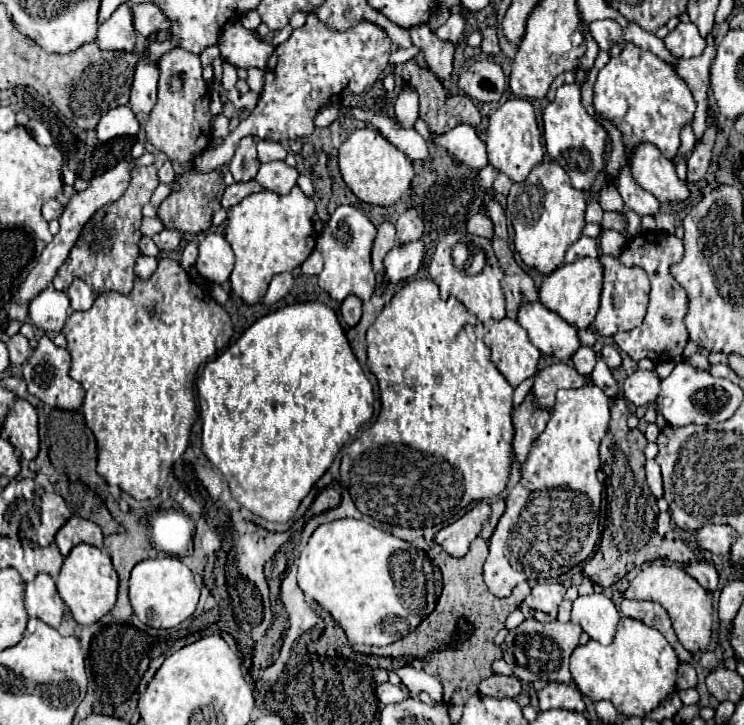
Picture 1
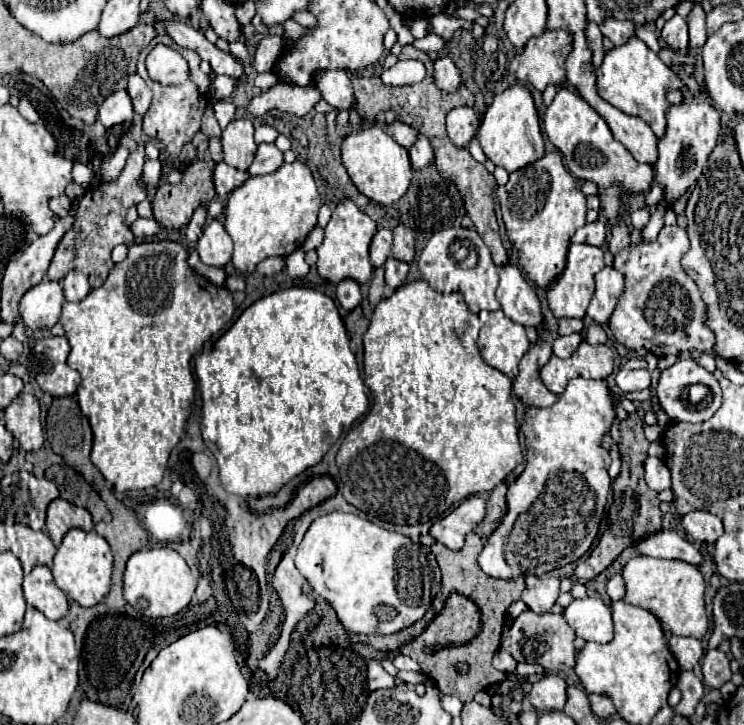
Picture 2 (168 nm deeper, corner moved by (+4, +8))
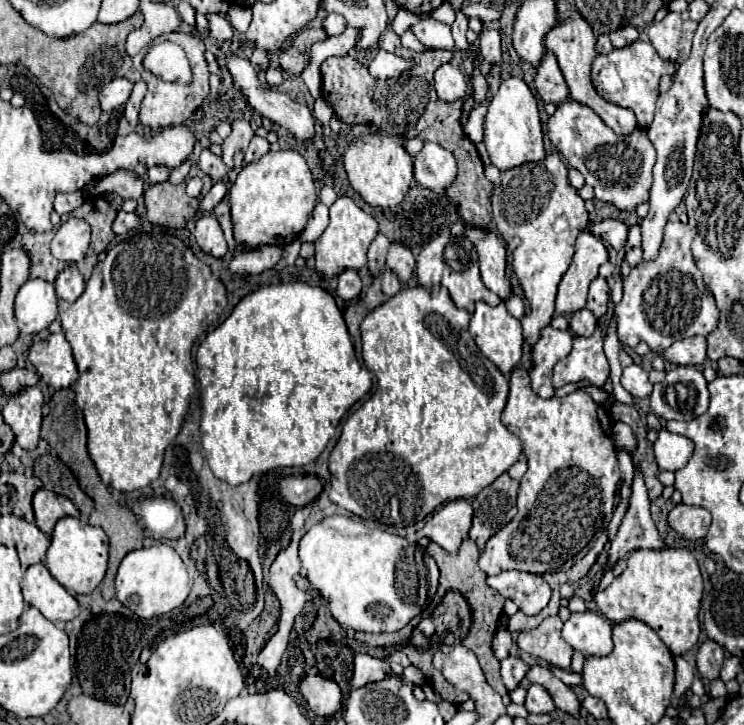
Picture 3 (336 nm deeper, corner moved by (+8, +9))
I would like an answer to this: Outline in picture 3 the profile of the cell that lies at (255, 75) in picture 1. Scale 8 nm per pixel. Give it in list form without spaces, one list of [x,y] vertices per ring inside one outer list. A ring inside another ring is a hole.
[[[206,15],[208,25],[210,25],[210,35],[218,41],[230,41],[234,35],[234,29],[230,25],[230,21],[222,15]]]

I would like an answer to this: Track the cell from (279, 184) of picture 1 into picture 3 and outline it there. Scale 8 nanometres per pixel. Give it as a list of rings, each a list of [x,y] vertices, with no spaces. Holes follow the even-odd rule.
[[[252,137],[252,141],[250,141],[250,147],[248,147],[248,151],[246,151],[246,163],[252,163],[252,161],[256,161],[256,159],[260,159],[264,153],[268,153],[270,151],[270,143],[266,141],[266,139],[262,139],[262,137]]]

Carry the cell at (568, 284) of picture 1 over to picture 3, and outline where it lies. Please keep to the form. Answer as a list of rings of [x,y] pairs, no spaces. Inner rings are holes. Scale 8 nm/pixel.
[[[582,231],[576,239],[574,259],[558,285],[558,295],[556,295],[558,313],[572,315],[574,311],[584,309],[588,287],[596,279],[600,265],[606,261],[608,261],[608,249],[604,241],[588,231]]]

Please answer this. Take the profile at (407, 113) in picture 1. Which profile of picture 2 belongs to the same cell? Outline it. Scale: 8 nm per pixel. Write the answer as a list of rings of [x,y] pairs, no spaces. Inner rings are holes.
[[[396,120],[394,124],[390,124],[390,128],[392,128],[394,140],[396,140],[400,146],[404,146],[404,148],[410,148],[412,142],[416,140],[416,130],[414,130],[412,126],[400,122],[400,120]]]

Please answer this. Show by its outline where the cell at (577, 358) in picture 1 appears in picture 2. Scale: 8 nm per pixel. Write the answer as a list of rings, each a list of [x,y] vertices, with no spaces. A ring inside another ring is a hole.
[[[568,334],[568,336],[560,336],[554,340],[554,354],[558,358],[570,358],[574,352],[576,352],[576,346],[580,346],[582,342],[582,336],[580,334]]]

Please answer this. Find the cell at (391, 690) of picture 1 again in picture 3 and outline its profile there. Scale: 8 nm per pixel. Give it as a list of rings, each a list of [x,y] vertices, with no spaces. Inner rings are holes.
[[[354,655],[354,675],[352,675],[352,689],[364,687],[366,683],[374,683],[386,679],[390,675],[390,665],[386,659],[374,659],[370,655]]]

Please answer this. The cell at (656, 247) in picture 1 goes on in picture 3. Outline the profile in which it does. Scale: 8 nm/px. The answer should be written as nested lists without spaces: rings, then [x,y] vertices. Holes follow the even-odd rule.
[[[682,221],[678,223],[666,223],[664,227],[664,243],[660,247],[660,255],[658,259],[650,261],[650,263],[640,263],[636,265],[630,275],[624,281],[624,297],[622,301],[614,307],[616,311],[616,321],[618,321],[618,337],[620,343],[624,347],[636,347],[640,341],[648,343],[652,353],[662,355],[666,347],[670,347],[676,339],[684,339],[684,337],[692,337],[692,335],[708,335],[716,329],[718,323],[718,307],[714,303],[712,293],[708,291],[708,287],[702,281],[702,273],[694,263],[692,251],[690,251],[690,243],[692,243],[692,231],[688,225],[684,225]]]

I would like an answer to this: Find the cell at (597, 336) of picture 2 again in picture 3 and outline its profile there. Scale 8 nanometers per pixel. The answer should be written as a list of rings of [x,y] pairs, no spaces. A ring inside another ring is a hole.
[[[580,309],[580,311],[572,313],[572,317],[570,317],[570,331],[574,335],[588,337],[588,335],[594,333],[596,325],[598,325],[598,321],[596,321],[596,317],[588,309]]]

